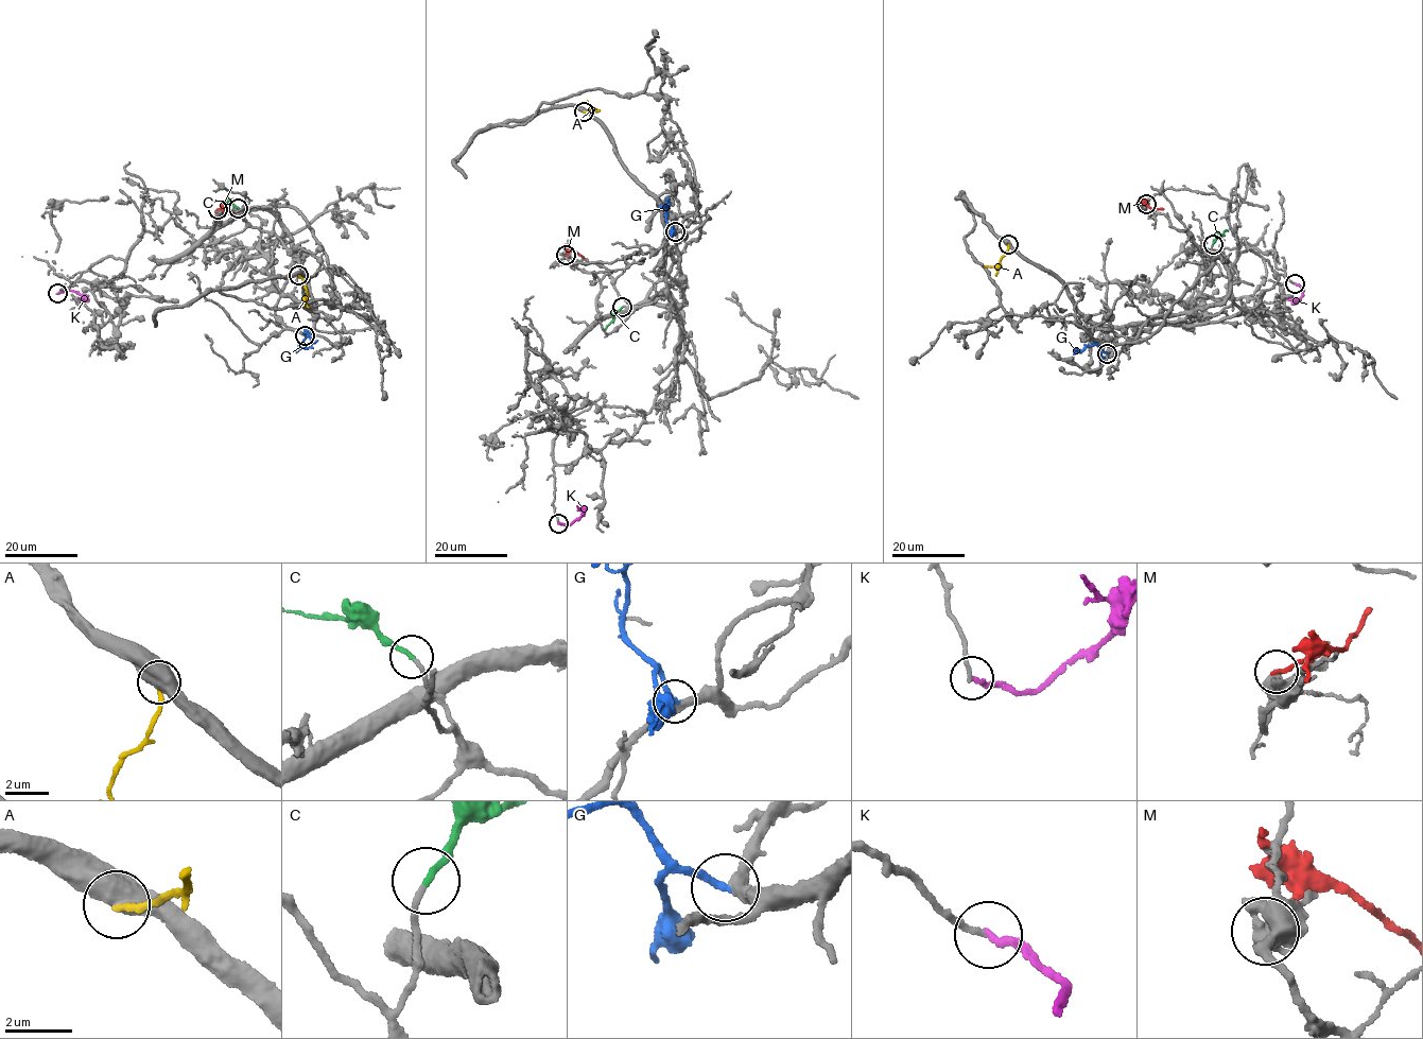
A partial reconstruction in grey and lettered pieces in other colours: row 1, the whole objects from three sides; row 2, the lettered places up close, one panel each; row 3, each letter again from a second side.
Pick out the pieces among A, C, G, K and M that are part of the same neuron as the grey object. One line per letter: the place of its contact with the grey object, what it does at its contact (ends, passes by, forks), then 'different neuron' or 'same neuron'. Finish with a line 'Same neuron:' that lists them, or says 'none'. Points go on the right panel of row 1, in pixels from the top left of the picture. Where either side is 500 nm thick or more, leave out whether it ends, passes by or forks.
A: meets grey at (1008, 244); different neuron
C: meets grey at (1213, 244); it ends there; same neuron
G: meets grey at (1107, 353); it ends there; same neuron
K: meets grey at (1295, 283); it ends there; different neuron
M: meets grey at (1146, 204); different neuron
Same neuron: C, G

